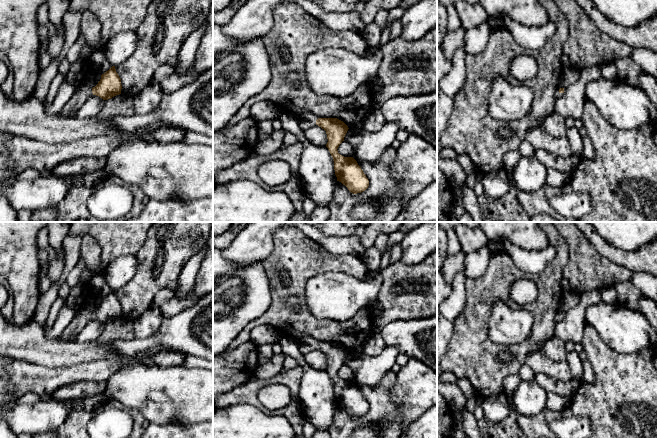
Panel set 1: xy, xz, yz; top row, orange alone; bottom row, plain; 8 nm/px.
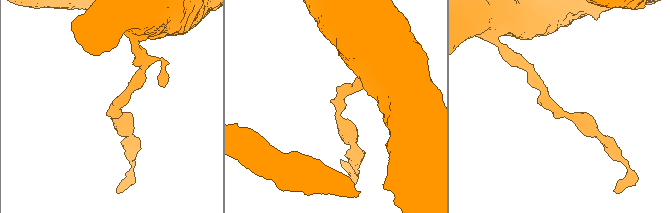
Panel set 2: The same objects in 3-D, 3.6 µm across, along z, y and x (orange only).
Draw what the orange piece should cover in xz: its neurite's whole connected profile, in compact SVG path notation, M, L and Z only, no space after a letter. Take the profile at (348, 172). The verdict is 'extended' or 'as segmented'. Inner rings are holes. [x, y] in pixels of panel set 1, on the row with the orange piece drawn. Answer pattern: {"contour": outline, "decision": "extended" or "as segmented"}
{"contour": "M310 112L293 115L304 131L318 125L326 131L328 148L334 161L337 181L345 185L353 193L361 193L369 186L369 180L353 157L344 157L338 153L339 145L344 141L348 126L337 118L318 118Z", "decision": "extended"}

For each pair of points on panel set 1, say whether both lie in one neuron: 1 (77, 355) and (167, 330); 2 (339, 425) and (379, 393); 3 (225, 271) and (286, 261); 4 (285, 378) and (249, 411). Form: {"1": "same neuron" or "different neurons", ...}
{"1": "different neurons", "2": "same neuron", "3": "different neurons", "4": "different neurons"}

